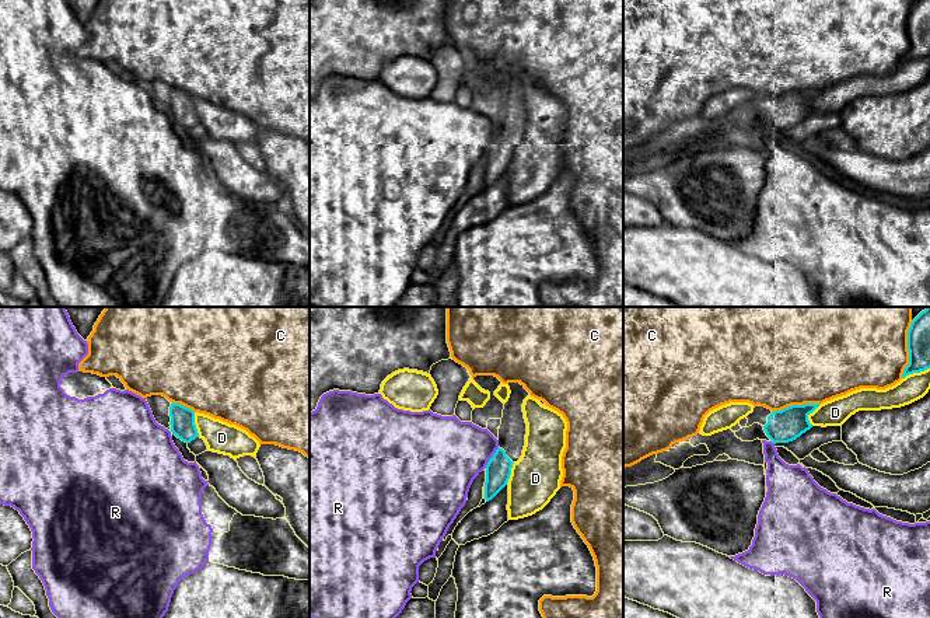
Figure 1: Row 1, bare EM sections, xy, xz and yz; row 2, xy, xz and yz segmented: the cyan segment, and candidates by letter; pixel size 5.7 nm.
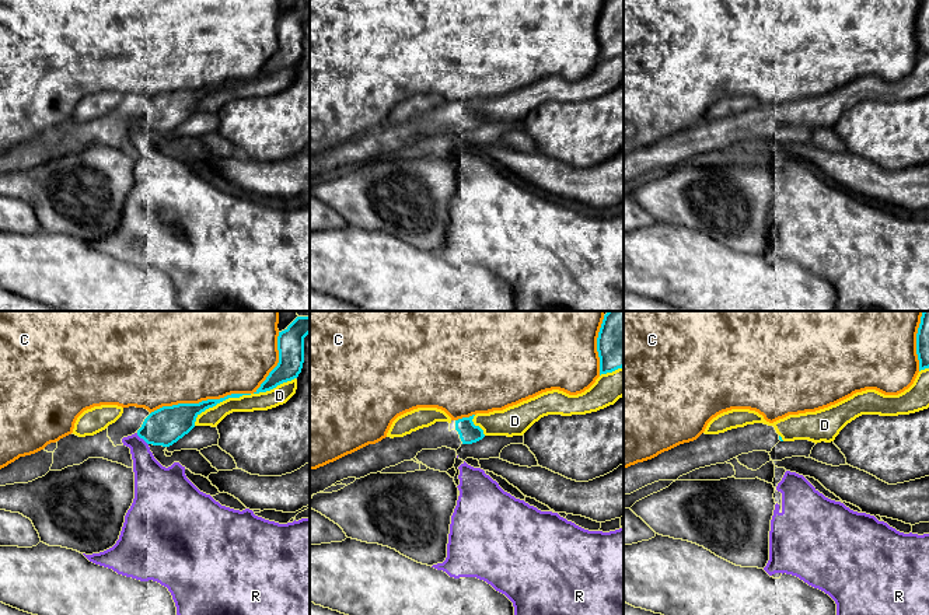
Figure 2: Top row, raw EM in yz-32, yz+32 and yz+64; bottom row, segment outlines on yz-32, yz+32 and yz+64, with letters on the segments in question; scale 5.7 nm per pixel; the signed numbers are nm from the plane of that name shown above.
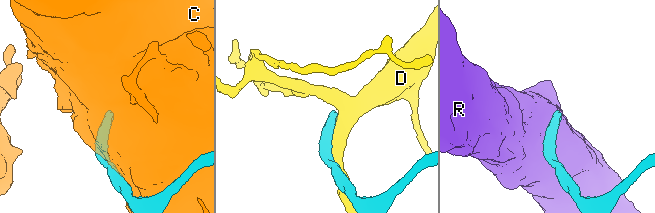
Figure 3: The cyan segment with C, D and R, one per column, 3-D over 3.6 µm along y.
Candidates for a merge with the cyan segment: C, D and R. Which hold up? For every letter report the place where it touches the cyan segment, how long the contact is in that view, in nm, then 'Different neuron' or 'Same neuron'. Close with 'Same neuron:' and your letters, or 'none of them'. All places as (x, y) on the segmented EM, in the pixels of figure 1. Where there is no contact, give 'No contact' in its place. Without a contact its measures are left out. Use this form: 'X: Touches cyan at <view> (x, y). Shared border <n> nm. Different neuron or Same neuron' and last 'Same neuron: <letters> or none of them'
C: Touches cyan at yz (908, 349). Shared border 340 nm. Different neuron
D: Touches cyan at xy (195, 425). Shared border 150 nm. Different neuron
R: Touches cyan at xz (492, 457). Shared border 150 nm. Different neuron
Same neuron: none of them

